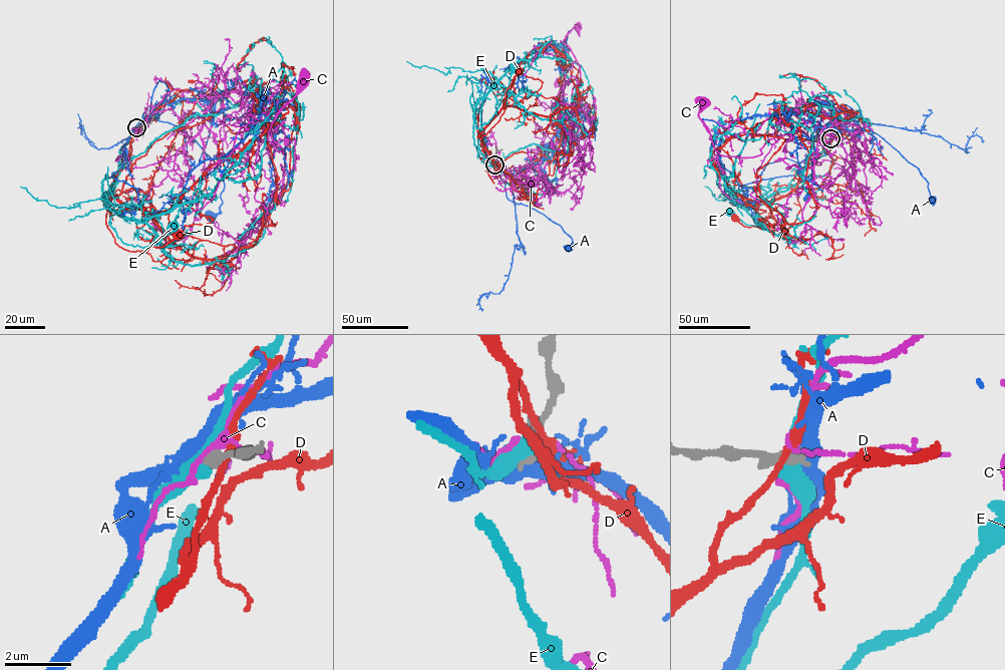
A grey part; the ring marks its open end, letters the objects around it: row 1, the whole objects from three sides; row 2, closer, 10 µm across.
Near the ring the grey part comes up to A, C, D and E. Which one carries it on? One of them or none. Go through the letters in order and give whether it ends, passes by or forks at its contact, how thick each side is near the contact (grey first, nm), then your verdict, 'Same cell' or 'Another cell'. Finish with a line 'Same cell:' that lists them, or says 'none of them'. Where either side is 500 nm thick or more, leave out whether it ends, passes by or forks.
A: It passes by. Thickness 400 nm (grey) against 480 nm. Another cell
C: It forks there. Thickness 460 nm (grey) against 200 nm. Another cell
D: It passes by. Thickness 480 nm (grey) against 220 nm. Another cell
E: It passes by. Thickness 440 nm (grey) against 380 nm. Another cell
Same cell: none of them

